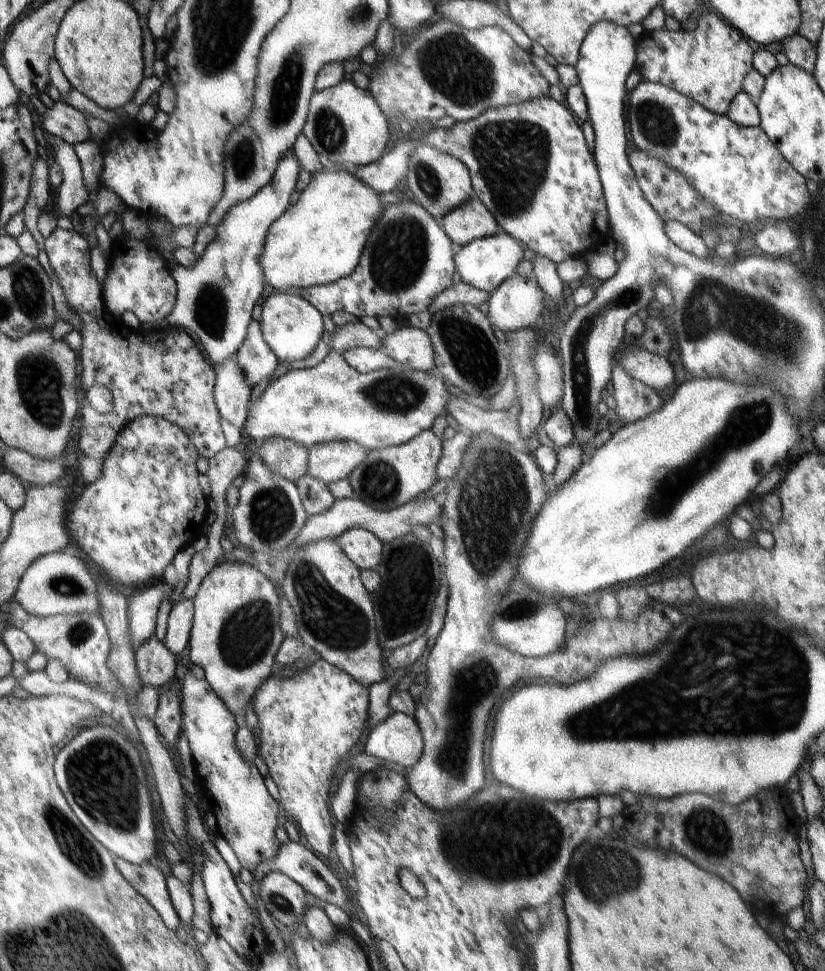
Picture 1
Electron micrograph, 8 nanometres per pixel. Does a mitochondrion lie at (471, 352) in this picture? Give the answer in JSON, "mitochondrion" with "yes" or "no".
{"mitochondrion":"yes"}

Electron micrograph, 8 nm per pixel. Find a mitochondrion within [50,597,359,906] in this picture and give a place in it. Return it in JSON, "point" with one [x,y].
{"point":[103,765]}

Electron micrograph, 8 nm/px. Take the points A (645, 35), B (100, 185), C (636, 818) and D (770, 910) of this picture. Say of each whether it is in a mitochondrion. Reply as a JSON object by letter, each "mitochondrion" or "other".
{"A":"other","B":"other","C":"other","D":"other"}

